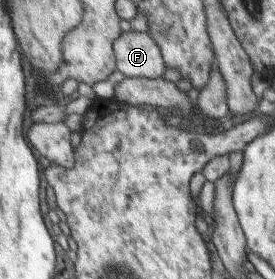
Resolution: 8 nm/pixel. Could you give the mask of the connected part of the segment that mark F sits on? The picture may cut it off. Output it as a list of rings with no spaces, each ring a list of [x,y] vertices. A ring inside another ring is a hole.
[[[148,31],[121,33],[112,53],[118,71],[124,78],[162,78],[165,66],[157,43]]]

